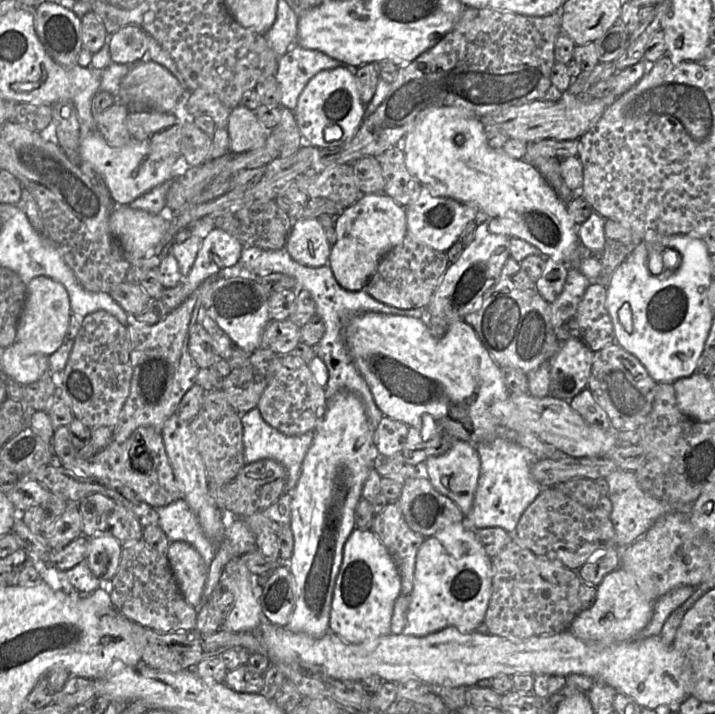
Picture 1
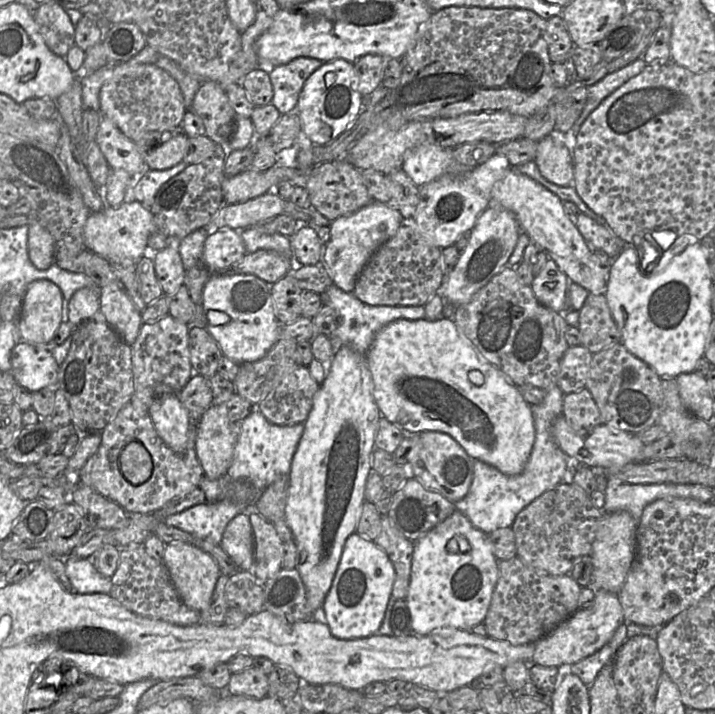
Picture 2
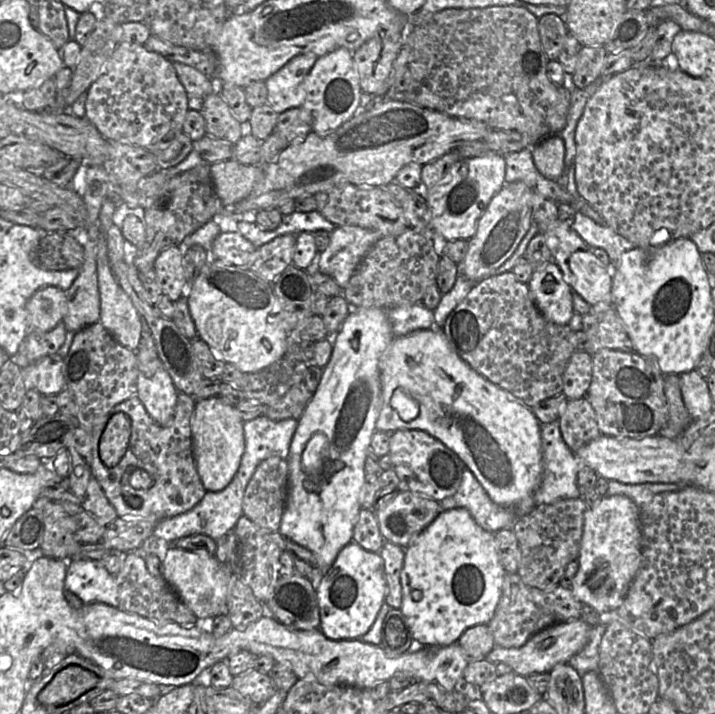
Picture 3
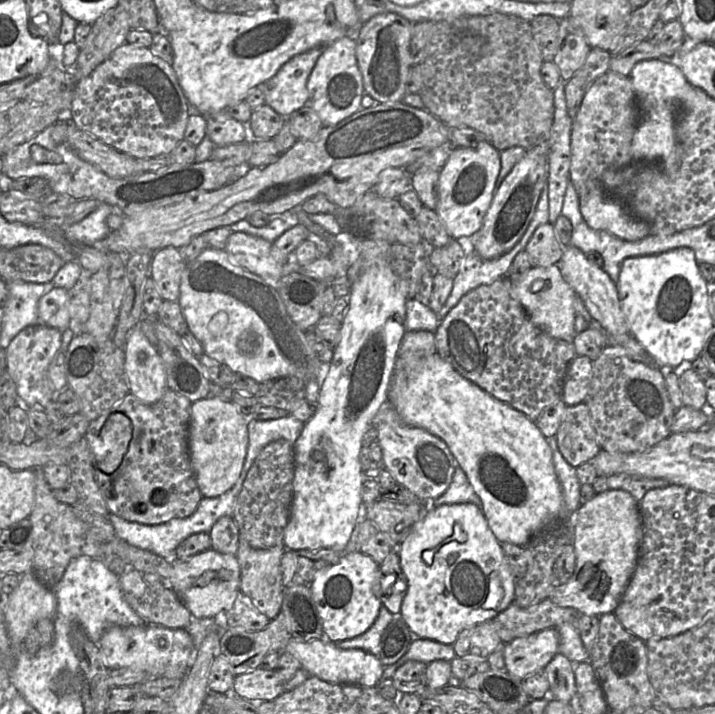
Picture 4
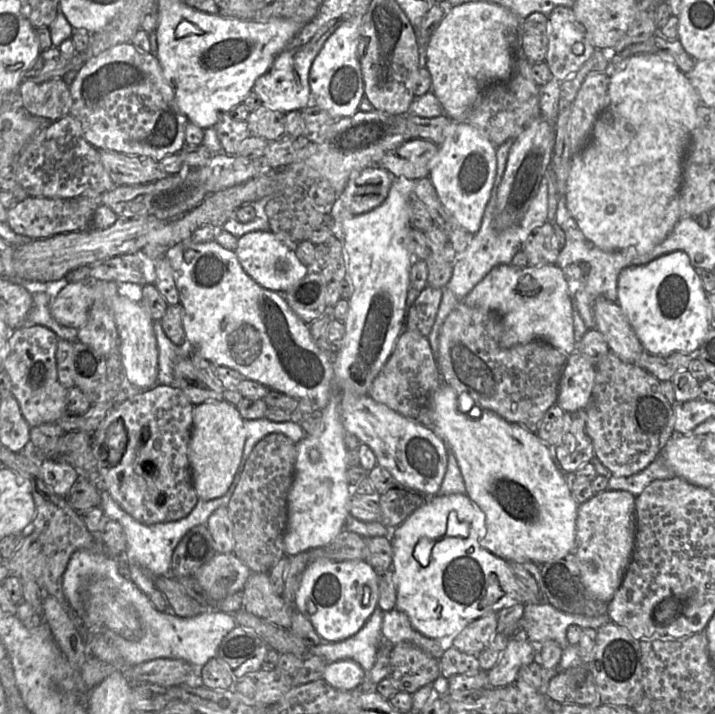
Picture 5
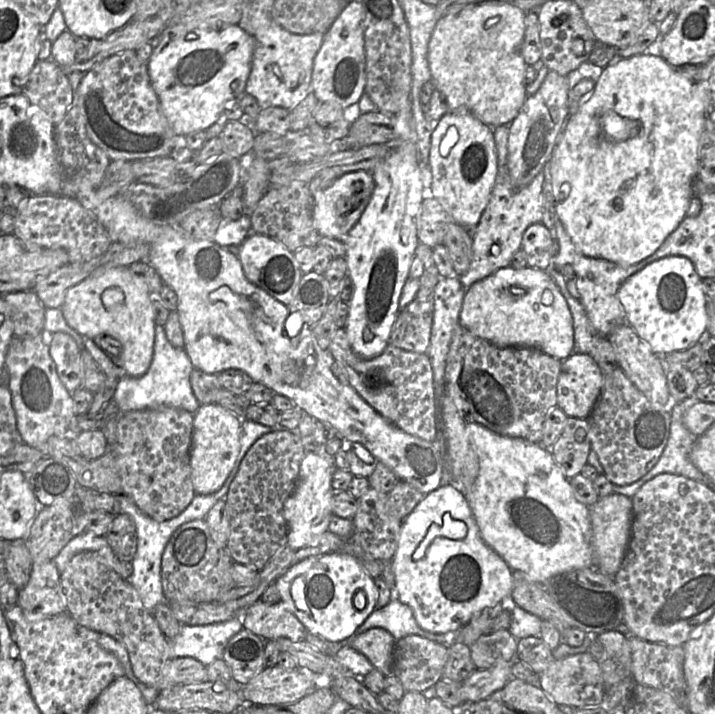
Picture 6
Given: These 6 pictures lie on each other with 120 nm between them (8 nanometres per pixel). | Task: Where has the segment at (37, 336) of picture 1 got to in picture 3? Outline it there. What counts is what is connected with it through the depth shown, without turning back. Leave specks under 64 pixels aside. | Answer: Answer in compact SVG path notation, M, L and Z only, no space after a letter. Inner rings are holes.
M45 286L34 292L27 302L30 329L50 331L63 323L66 304L65 291L56 286Z

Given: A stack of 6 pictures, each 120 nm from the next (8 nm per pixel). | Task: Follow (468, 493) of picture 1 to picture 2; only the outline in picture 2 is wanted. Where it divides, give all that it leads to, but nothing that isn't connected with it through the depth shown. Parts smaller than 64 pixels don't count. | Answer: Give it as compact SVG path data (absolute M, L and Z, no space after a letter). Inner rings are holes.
M433 431L413 433L408 452L411 476L419 480L426 489L439 493L452 503L461 500L468 493L473 478L474 460L448 434Z

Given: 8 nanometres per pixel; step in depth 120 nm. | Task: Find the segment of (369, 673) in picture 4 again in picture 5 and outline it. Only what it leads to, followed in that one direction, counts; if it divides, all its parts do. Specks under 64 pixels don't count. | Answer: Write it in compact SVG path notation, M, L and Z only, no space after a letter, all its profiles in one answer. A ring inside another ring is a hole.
M341 660L327 663L322 679L336 689L354 690L366 680L366 672L353 660Z

